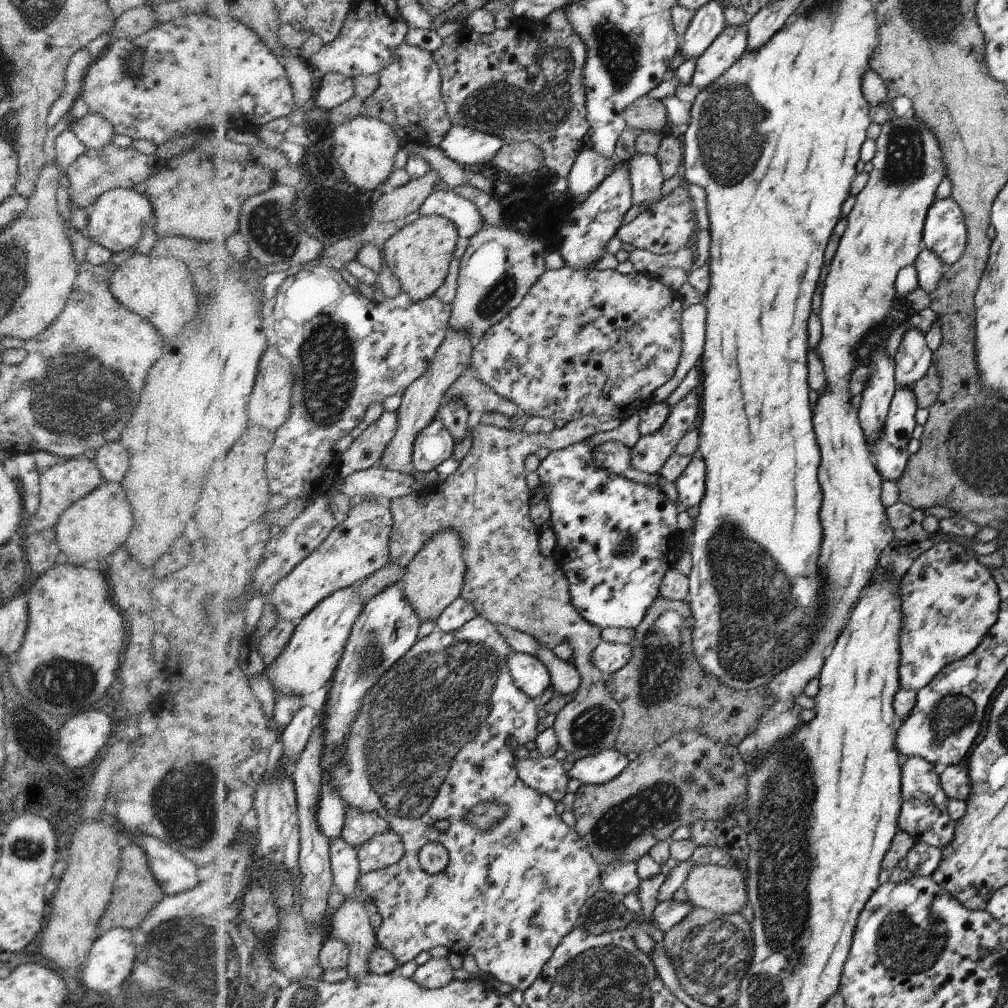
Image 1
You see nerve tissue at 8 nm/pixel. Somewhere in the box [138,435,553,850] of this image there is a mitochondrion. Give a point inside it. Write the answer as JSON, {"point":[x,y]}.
{"point":[454,684]}

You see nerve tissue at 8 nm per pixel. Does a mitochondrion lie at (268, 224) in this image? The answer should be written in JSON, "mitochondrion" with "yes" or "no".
{"mitochondrion":"yes"}

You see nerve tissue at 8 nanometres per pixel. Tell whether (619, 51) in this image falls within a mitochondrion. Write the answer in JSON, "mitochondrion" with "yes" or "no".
{"mitochondrion":"yes"}

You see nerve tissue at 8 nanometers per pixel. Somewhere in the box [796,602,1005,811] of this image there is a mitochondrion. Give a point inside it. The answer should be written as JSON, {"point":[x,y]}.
{"point":[948,716]}

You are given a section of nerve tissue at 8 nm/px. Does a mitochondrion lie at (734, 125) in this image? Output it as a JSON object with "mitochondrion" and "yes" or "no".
{"mitochondrion":"yes"}

